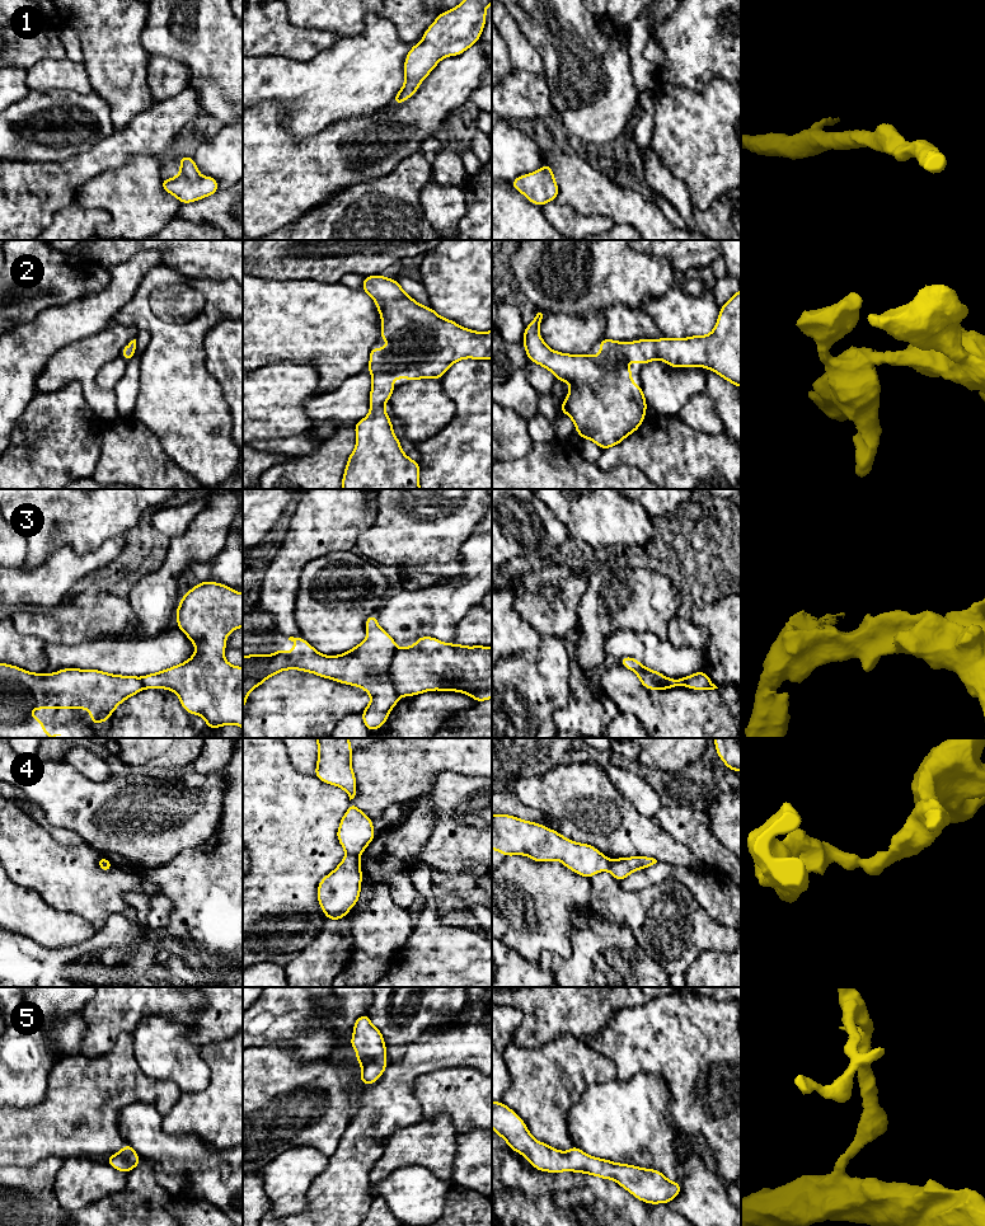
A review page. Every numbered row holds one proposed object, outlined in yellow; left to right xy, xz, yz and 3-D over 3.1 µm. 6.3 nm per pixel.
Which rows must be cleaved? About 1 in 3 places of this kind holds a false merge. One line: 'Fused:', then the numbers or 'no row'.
Fused: 3, 4

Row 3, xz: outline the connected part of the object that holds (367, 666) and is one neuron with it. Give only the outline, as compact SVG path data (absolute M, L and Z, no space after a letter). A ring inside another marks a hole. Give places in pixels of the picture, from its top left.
M375 614L367 617L365 628L367 638L342 656L323 656L305 639L290 637L294 652L278 647L276 654L243 657L243 709L248 694L268 677L285 670L300 670L363 689L371 703L362 711L362 722L370 732L380 728L400 699L390 680L397 643L379 626Z

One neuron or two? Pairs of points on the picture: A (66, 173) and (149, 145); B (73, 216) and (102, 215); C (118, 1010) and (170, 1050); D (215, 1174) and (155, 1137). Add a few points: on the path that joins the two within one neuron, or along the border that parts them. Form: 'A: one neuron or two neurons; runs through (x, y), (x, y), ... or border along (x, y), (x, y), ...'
A: one neuron; runs through (87, 165), (122, 145), (129, 145)
B: one neuron; runs through (80, 216), (94, 216)
C: two neurons; border along (167, 1017), (146, 1015), (131, 1032)
D: one neuron; runs through (200, 1168), (184, 1160), (178, 1160), (170, 1152)

